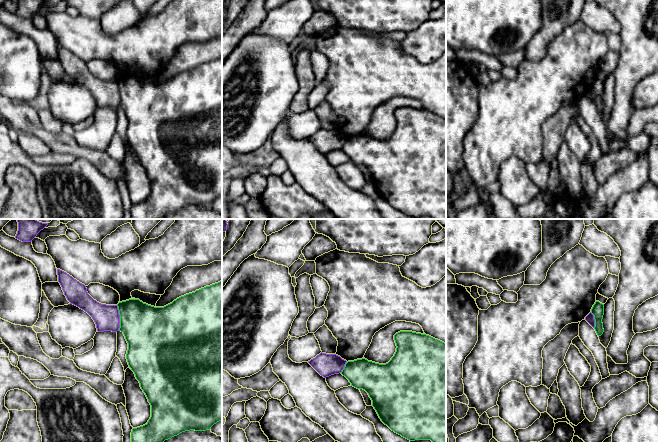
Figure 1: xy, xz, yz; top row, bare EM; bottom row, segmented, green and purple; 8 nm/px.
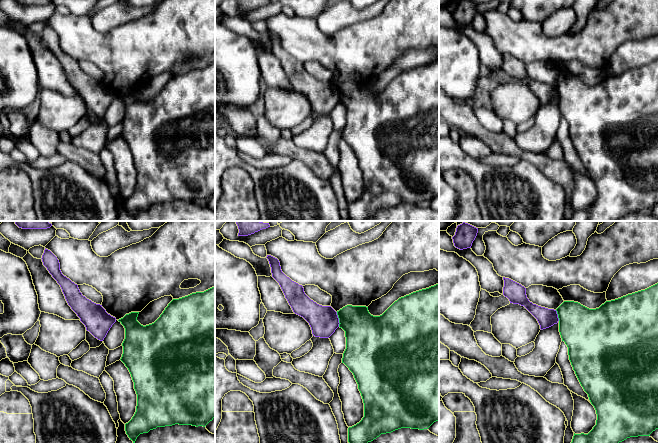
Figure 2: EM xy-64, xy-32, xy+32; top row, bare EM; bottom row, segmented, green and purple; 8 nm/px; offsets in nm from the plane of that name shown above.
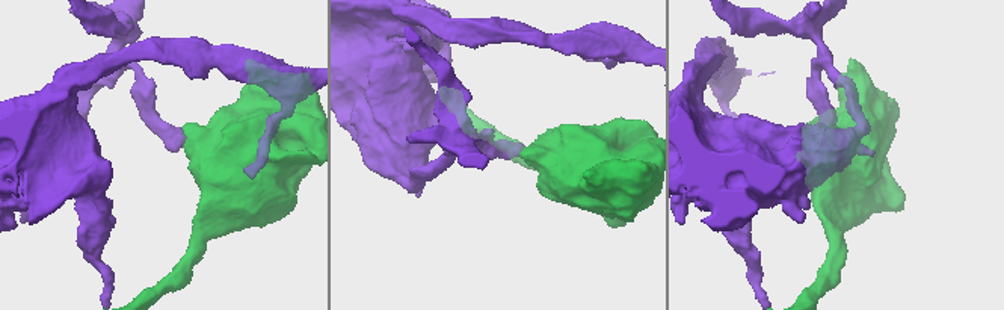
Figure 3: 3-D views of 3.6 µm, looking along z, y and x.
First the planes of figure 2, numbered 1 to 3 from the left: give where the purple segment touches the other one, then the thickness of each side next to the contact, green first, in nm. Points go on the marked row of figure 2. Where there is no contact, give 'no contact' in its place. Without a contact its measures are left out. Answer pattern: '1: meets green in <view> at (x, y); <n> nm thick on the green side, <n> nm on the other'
1: no contact
2: meets green in xy-32 at (339, 319); 320 nm thick on the green side, 240 nm on the other
3: meets green in xy+32 at (558, 315); 360 nm thick on the green side, 150 nm on the other

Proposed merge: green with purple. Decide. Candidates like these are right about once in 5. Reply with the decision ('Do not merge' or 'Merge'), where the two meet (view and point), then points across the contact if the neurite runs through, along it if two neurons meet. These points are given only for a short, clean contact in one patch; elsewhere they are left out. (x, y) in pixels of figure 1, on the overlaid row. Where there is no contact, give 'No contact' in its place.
Do not merge. Touches green at xy (120, 318)

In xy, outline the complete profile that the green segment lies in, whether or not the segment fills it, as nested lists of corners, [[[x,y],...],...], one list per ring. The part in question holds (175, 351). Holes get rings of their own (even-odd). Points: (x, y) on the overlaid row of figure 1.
[[[222,281],[206,286],[195,292],[186,294],[164,307],[154,307],[143,303],[139,299],[129,299],[117,304],[120,315],[120,328],[128,343],[126,359],[129,367],[134,372],[140,387],[151,405],[151,417],[148,422],[140,427],[133,428],[131,442],[164,442],[182,432],[195,430],[206,431],[222,420]]]

